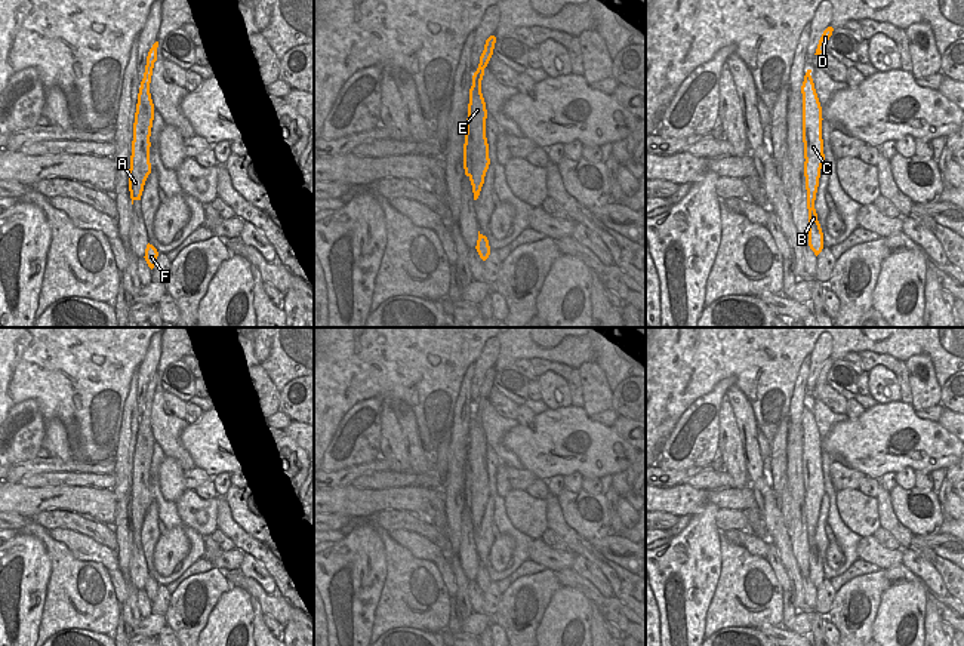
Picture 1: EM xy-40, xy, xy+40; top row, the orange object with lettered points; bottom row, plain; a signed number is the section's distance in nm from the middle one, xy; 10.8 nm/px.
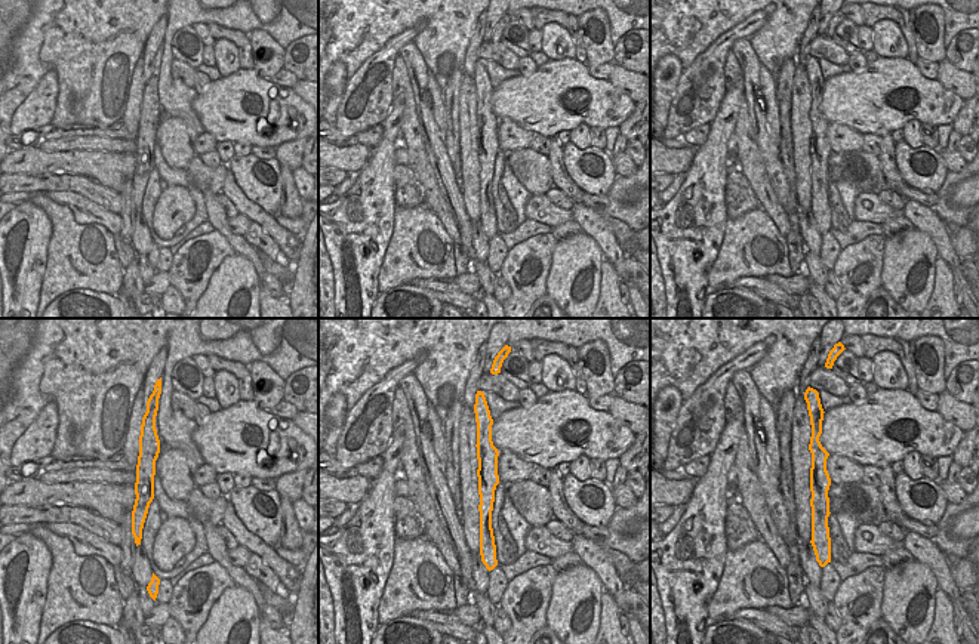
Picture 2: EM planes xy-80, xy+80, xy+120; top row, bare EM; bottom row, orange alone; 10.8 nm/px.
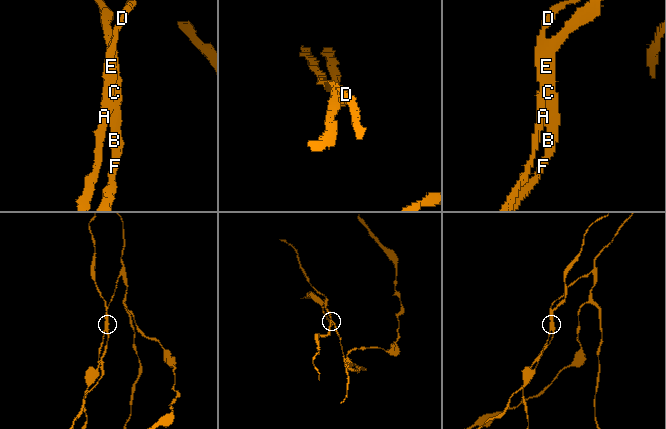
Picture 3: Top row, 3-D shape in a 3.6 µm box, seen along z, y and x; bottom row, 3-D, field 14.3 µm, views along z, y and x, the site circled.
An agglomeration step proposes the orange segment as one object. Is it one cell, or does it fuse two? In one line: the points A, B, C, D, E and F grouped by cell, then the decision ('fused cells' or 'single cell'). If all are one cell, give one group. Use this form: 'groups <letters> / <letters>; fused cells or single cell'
groups A D / B C E F; fused cells

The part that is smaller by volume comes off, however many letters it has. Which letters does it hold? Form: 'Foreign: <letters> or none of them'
Foreign: B, C, E, F

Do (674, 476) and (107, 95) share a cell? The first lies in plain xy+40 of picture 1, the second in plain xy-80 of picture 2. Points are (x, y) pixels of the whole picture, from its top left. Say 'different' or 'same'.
different

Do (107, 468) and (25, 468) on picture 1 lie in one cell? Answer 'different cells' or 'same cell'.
same cell

